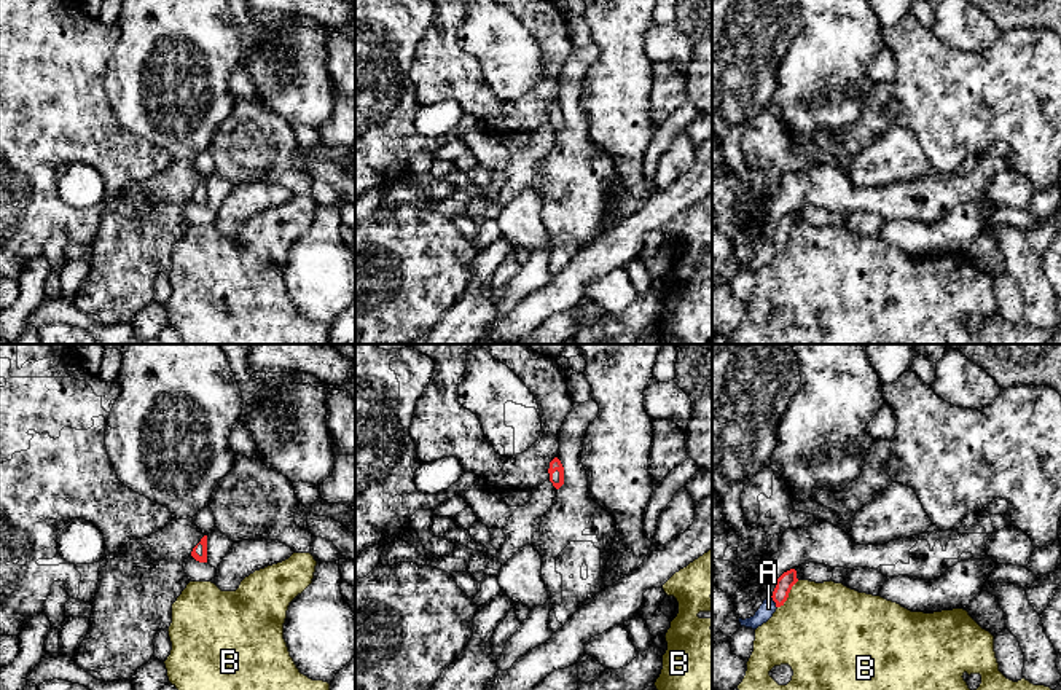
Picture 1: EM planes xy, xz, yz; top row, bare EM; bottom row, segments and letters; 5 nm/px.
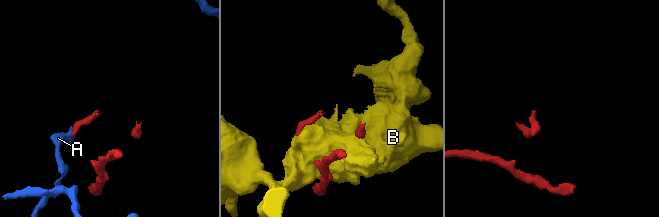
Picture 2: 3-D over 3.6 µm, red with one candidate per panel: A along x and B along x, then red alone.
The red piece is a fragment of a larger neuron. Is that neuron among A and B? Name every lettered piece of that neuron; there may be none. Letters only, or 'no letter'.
no letter

